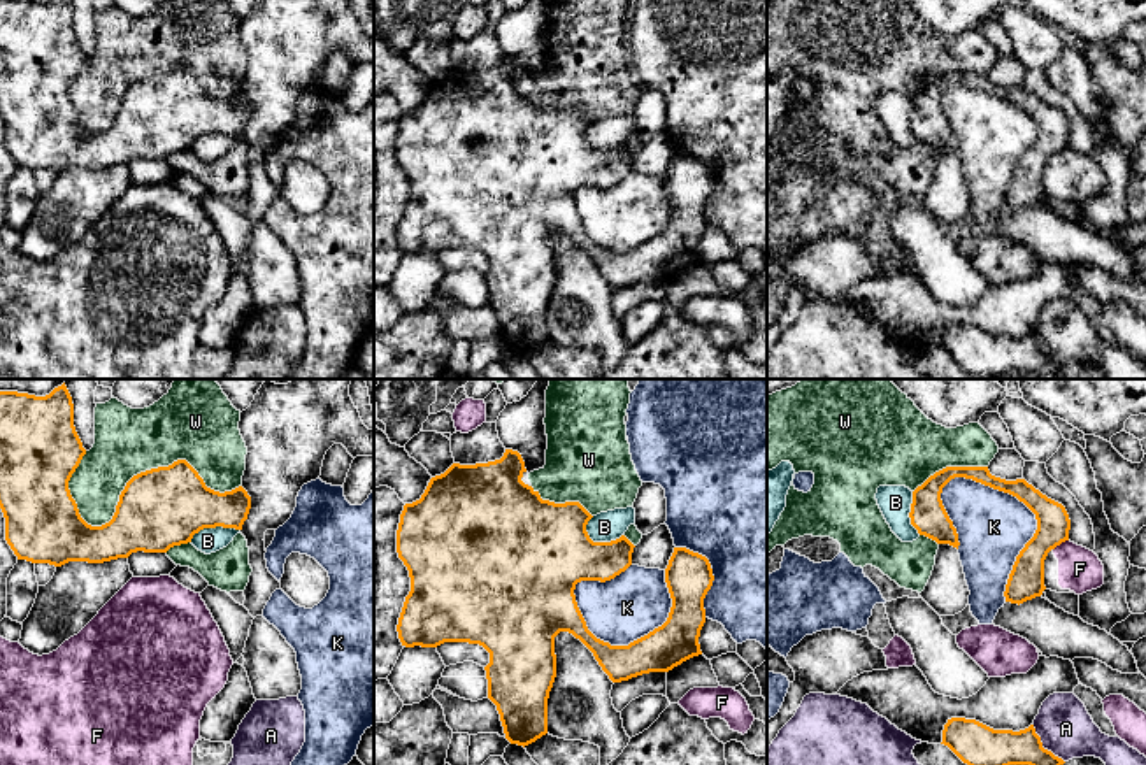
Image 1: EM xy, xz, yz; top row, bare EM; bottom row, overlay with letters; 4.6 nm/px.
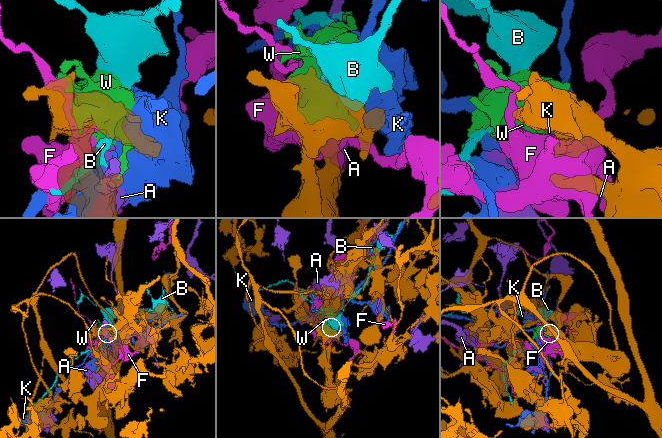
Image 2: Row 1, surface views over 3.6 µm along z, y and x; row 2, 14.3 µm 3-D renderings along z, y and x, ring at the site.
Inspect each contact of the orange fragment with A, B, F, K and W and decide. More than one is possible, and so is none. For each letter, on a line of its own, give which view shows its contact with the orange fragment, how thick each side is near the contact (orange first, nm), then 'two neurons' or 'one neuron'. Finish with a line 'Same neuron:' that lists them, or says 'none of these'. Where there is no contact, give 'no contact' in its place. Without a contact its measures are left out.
A: yz | 190/260 nm | two neurons
B: xz | 400/140 nm | two neurons
F: yz | 160/200 nm | two neurons
K: yz | 150/320 nm | two neurons
W: xy | 360/300 nm | two neurons
Same neuron: none of these

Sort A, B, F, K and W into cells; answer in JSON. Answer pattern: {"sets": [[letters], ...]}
{"sets": [["A"], ["B"], ["F"], ["K"], ["W"]]}

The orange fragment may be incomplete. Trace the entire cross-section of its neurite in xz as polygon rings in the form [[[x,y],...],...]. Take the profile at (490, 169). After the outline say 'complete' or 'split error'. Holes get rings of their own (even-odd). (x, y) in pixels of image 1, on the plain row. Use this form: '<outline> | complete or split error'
[[[512,56],[488,70],[453,70],[430,86],[419,107],[404,112],[397,137],[397,160],[411,184],[397,232],[402,253],[483,253],[490,260],[484,274],[488,305],[497,312],[505,346],[523,354],[548,340],[548,305],[556,284],[555,244],[560,239],[579,246],[612,290],[669,279],[702,261],[704,205],[714,188],[706,163],[674,154],[665,175],[672,205],[667,228],[628,253],[597,246],[577,214],[576,191],[614,186],[632,172],[635,153],[625,142],[593,149],[586,139],[593,123],[579,109],[542,107],[521,88],[525,79],[521,61]]] | complete

